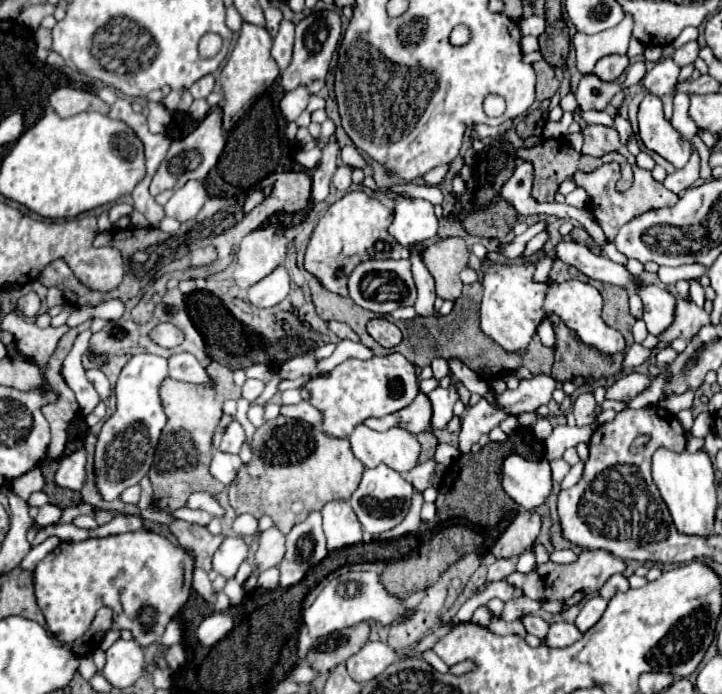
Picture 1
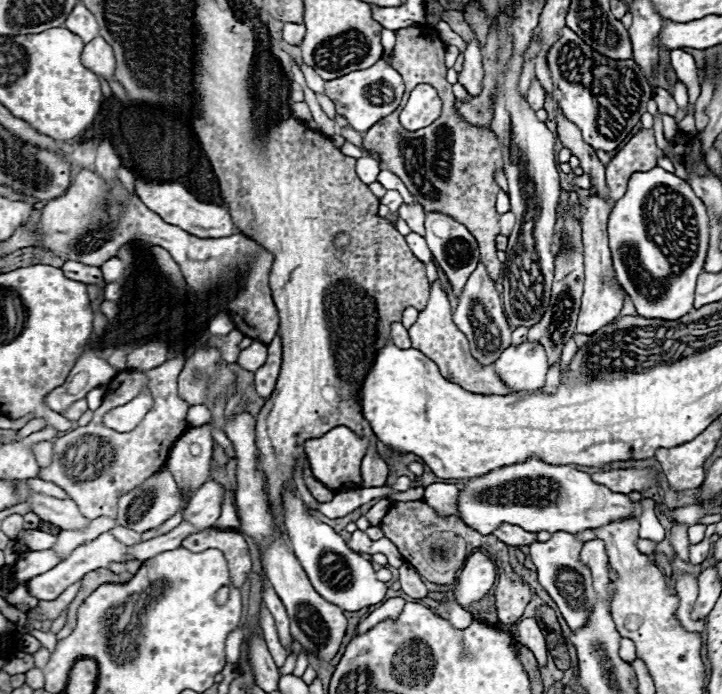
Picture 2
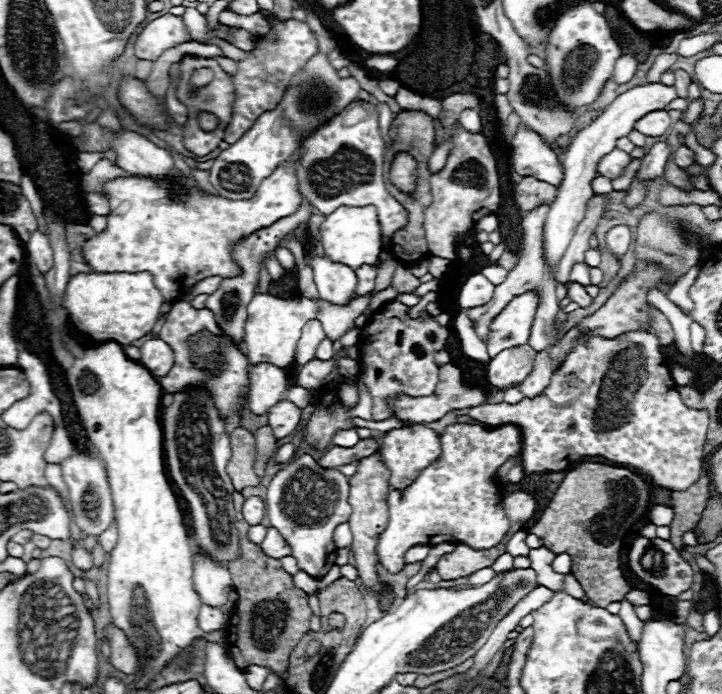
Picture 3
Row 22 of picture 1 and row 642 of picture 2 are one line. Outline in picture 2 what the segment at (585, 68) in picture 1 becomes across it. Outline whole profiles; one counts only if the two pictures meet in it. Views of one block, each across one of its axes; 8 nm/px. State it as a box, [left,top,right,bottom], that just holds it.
[620,638,636,662]

